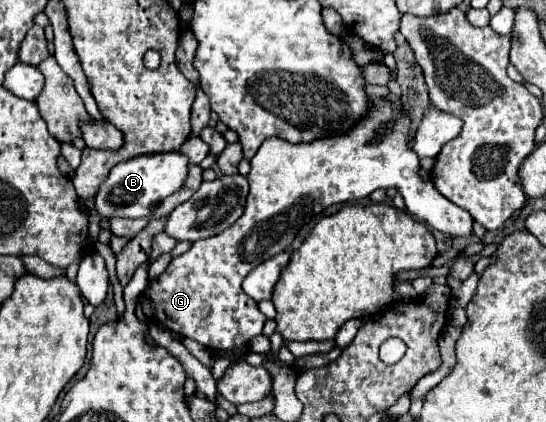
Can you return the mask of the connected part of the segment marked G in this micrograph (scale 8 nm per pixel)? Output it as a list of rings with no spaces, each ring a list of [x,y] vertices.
[[[380,98],[372,100],[366,114],[344,134],[300,144],[292,144],[274,136],[266,138],[258,148],[256,156],[250,160],[250,192],[246,198],[244,214],[238,218],[238,222],[234,222],[222,234],[192,242],[190,250],[176,256],[168,264],[164,274],[152,280],[146,288],[146,294],[154,302],[154,320],[172,332],[178,332],[180,336],[198,340],[208,350],[234,350],[248,346],[248,342],[254,336],[262,334],[266,316],[260,312],[258,302],[252,300],[246,292],[242,292],[244,276],[260,262],[286,250],[292,244],[300,226],[308,222],[308,218],[320,214],[324,208],[332,204],[366,198],[376,188],[396,188],[406,202],[406,210],[422,222],[430,224],[432,228],[448,236],[470,236],[470,214],[466,214],[466,210],[462,210],[460,206],[454,206],[448,198],[442,198],[442,194],[434,190],[434,184],[420,176],[420,160],[410,148],[410,122],[412,118],[404,106],[398,108],[396,104],[390,104],[386,98]]]

